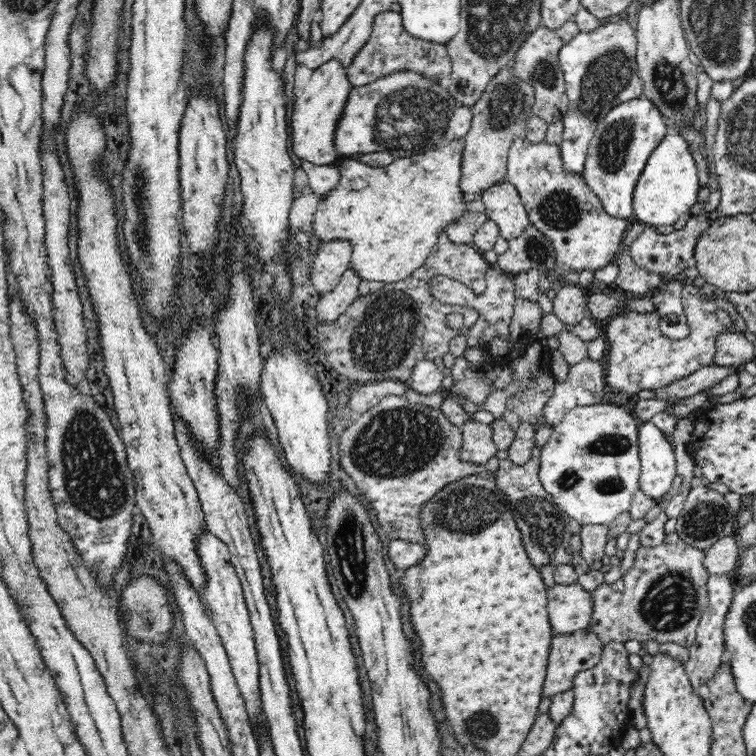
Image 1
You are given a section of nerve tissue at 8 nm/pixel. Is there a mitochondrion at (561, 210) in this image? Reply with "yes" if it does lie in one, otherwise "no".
yes

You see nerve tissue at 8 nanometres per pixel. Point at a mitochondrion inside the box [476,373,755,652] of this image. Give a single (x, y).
(669, 604)

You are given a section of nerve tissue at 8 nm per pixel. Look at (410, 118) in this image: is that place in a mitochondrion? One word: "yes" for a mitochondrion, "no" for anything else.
yes

